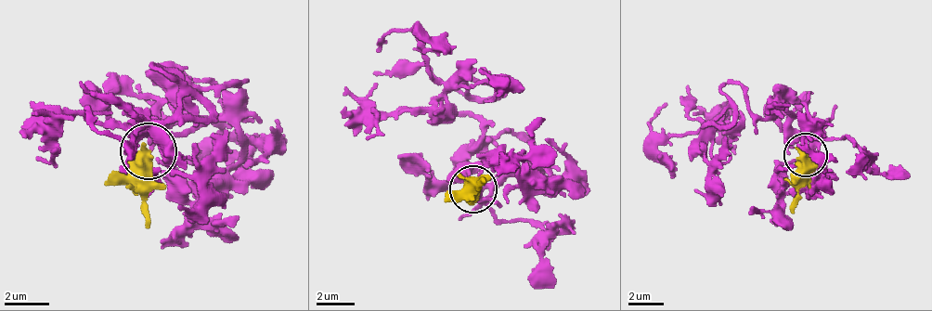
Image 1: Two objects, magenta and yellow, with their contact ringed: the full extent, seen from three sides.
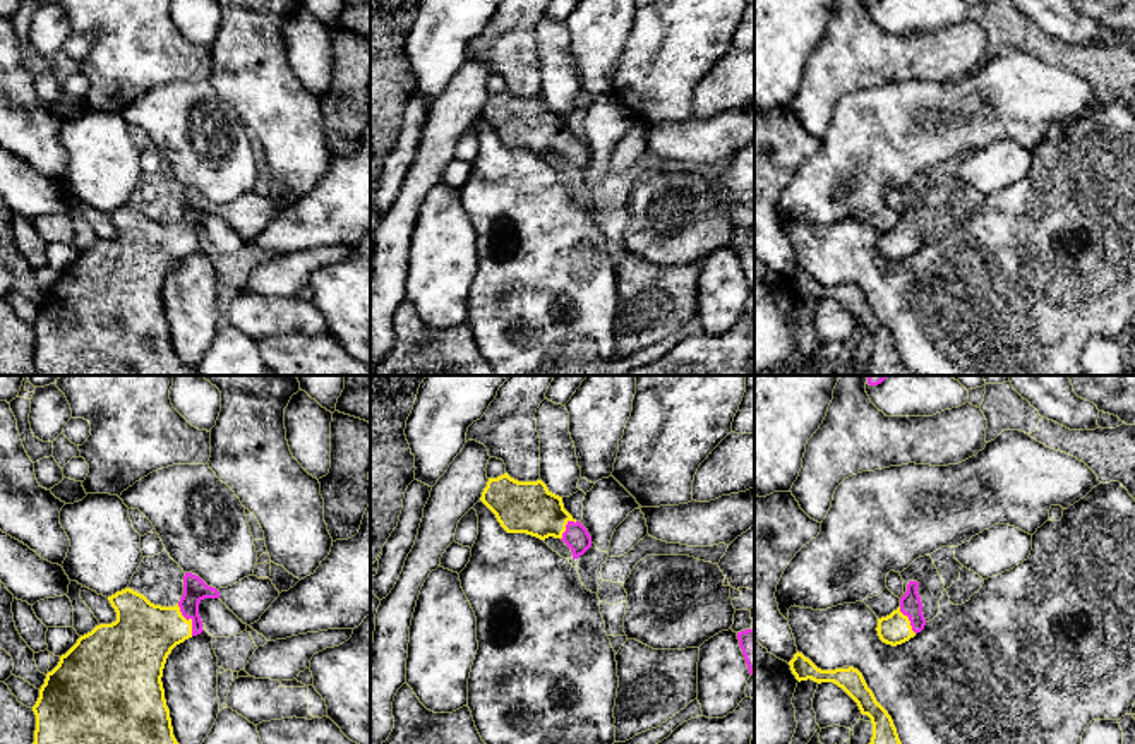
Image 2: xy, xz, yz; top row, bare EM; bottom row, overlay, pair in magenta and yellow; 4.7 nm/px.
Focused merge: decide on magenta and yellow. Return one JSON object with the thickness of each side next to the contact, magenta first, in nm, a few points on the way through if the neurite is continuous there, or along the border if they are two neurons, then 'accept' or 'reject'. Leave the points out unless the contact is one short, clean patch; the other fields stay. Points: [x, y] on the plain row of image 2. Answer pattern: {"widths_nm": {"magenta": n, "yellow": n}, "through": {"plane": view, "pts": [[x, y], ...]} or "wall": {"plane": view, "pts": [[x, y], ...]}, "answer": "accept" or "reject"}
{"widths_nm": {"magenta": 110, "yellow": 300}, "through": {"plane": "xy", "pts": [[194, 204], [189, 218], [189, 234], [143, 252]]}, "answer": "accept"}

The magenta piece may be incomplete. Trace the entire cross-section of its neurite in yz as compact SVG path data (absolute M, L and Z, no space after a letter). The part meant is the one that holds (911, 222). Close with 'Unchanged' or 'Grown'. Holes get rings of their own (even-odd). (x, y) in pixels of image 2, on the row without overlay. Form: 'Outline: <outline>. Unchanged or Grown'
Outline: M909 197L907 207L900 214L900 223L890 231L878 235L876 247L883 259L897 262L924 245L926 235L917 204L917 197Z. Grown

